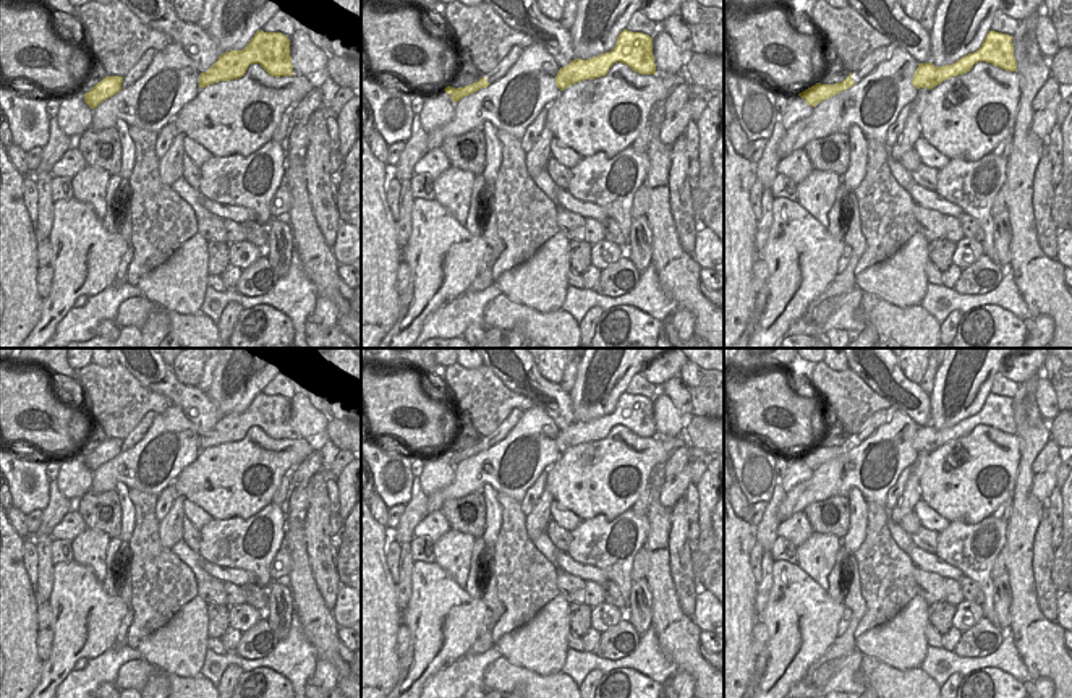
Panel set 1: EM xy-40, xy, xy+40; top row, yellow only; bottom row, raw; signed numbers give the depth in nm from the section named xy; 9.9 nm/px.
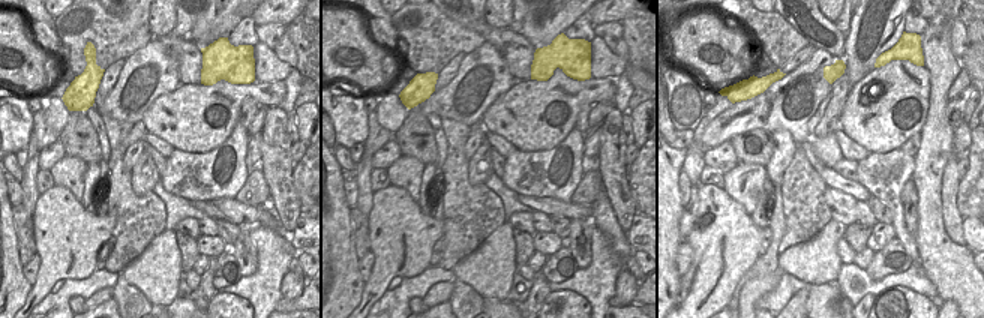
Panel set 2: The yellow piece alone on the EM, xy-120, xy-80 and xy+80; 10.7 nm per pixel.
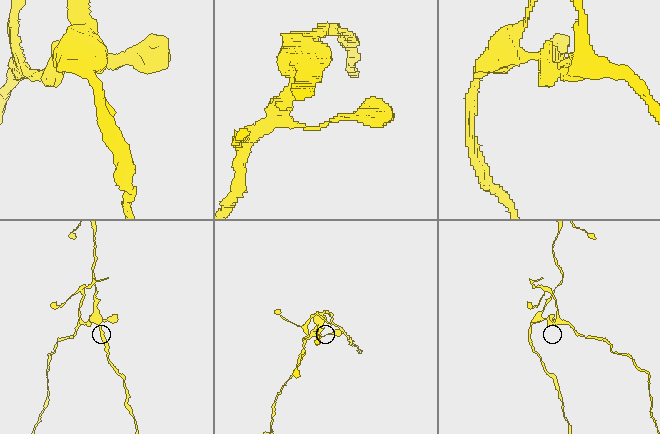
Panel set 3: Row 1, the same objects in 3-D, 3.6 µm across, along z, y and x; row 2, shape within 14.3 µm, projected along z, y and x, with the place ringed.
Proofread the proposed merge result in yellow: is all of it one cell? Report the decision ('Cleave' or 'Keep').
Cleave.

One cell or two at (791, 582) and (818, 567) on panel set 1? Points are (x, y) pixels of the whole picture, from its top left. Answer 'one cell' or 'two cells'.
two cells

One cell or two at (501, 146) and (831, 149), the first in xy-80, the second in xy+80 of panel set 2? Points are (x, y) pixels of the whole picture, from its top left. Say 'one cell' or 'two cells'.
two cells

